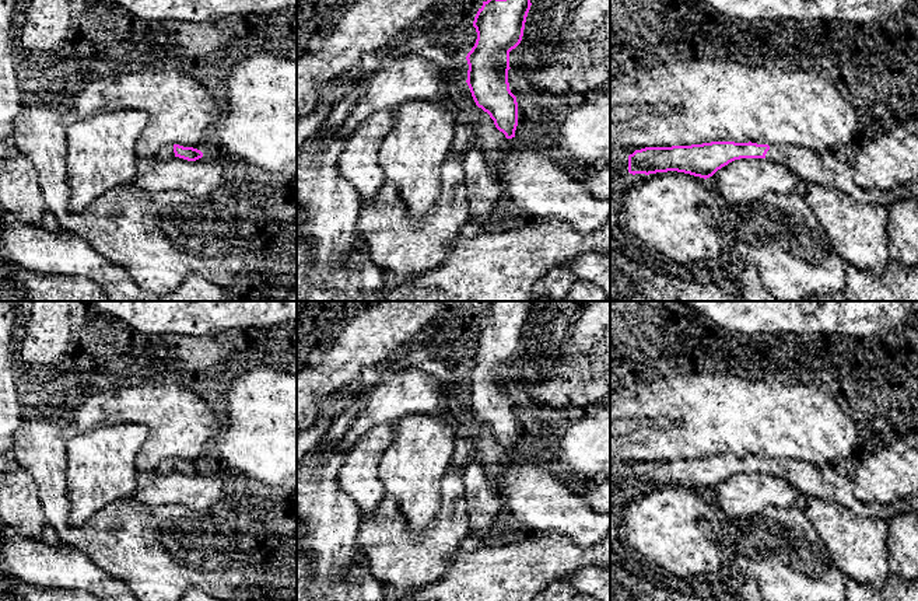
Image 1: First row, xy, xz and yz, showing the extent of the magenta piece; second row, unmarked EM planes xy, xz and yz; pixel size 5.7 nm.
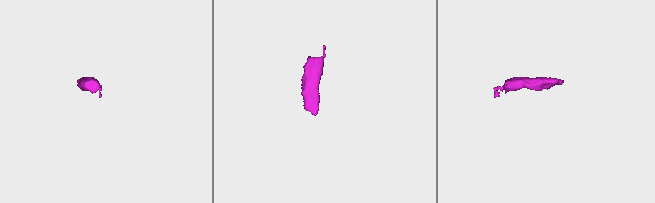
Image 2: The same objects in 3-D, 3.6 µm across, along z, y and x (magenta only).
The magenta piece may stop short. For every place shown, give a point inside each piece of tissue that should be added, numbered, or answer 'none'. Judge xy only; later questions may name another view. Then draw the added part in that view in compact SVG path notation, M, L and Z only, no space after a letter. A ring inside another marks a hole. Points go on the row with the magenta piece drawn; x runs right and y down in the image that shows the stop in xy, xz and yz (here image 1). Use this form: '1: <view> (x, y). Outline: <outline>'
1: xy (165, 153). Outline: M168 144L165 147L162 147L157 154L155 154L155 160L157 161L168 161L171 158L175 157L175 153L174 153L174 144Z

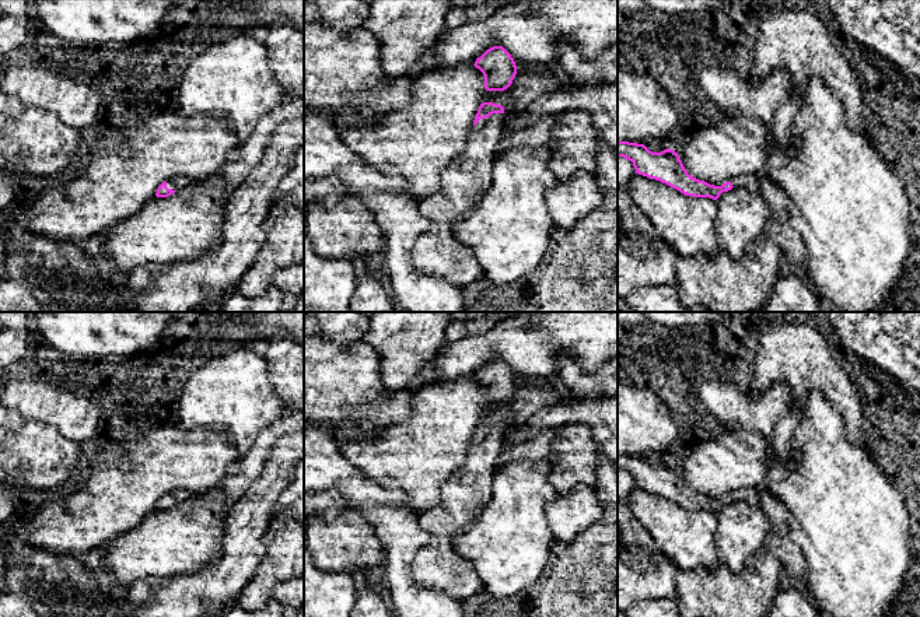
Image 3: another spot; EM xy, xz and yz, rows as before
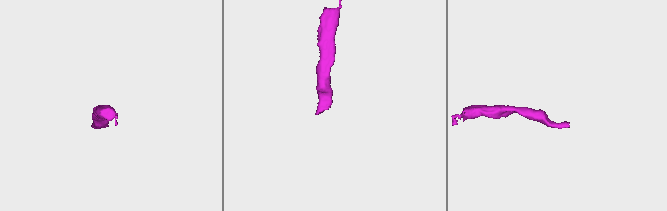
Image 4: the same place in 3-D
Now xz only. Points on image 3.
1: xz (464, 182). Outline: M503 113L480 119L473 126L464 151L442 171L440 189L431 196L419 199L419 213L428 221L428 229L414 242L413 263L423 274L445 278L461 288L483 278L483 269L475 252L454 236L452 228L478 208L492 185L496 146L504 134L501 120Z

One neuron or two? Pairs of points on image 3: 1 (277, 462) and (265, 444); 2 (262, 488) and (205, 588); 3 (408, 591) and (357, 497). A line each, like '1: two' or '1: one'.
1: two
2: one
3: one

